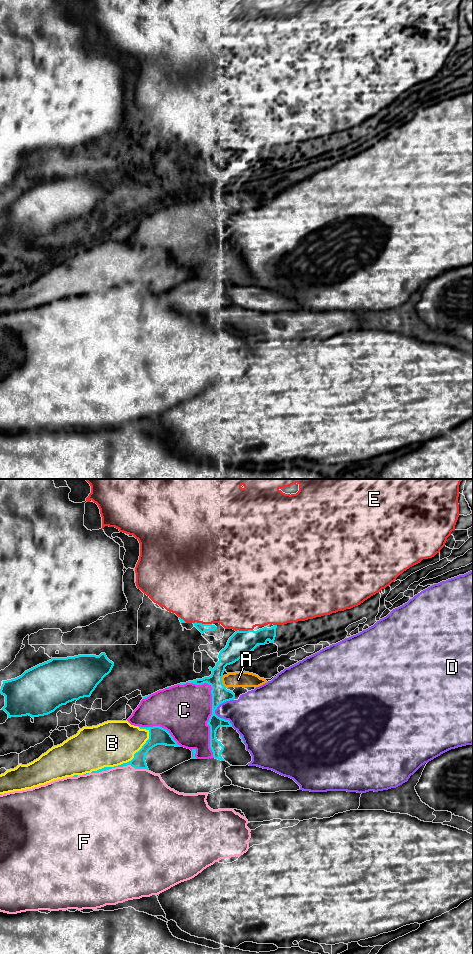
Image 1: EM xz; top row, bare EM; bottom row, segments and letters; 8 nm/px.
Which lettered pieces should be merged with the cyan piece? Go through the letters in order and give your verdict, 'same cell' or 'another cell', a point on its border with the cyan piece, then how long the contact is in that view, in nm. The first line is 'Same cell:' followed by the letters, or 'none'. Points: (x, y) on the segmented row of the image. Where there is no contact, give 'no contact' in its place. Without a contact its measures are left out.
Same cell: none
A: another cell | xz (222, 682) | 100 nm
B: another cell | xz (125, 763) | 600 nm
C: another cell | xz (212, 706) | 650 nm
D: another cell | xz (214, 713) | 220 nm
E: another cell | xz (201, 623) | 150 nm
F: another cell | xz (119, 766) | 460 nm

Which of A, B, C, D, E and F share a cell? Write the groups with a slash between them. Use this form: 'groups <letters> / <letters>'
groups A C / B / D / E / F

